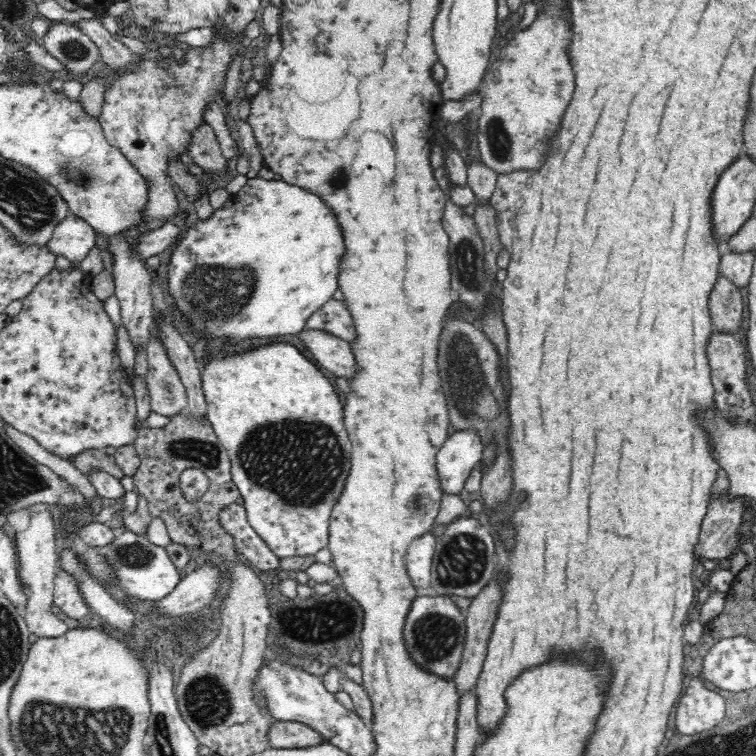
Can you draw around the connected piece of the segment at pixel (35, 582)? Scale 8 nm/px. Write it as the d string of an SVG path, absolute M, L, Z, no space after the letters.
M40 506L30 508L31 519L28 528L15 536L17 560L19 565L19 581L22 587L29 592L25 602L27 622L30 632L36 638L58 638L66 631L66 624L52 612L54 606L54 588L57 575L56 562L59 556L56 554L56 531L53 514L49 507Z

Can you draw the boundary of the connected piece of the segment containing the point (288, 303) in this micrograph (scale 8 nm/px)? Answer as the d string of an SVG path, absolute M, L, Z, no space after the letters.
M248 179L239 192L231 194L224 205L215 210L210 220L198 220L176 244L165 291L175 305L182 322L201 336L262 338L296 334L305 330L306 321L318 313L338 292L338 281L347 254L344 232L334 210L313 192L288 184L288 181Z

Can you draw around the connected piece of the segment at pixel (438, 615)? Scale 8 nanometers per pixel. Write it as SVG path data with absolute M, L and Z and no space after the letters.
M417 596L406 618L404 643L412 659L424 669L442 677L454 677L462 662L466 633L465 615L450 596Z

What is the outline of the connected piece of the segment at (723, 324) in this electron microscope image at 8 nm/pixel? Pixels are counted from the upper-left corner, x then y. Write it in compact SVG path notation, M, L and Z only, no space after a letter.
M721 275L710 292L711 319L715 330L721 334L737 335L742 330L744 300L740 288Z

